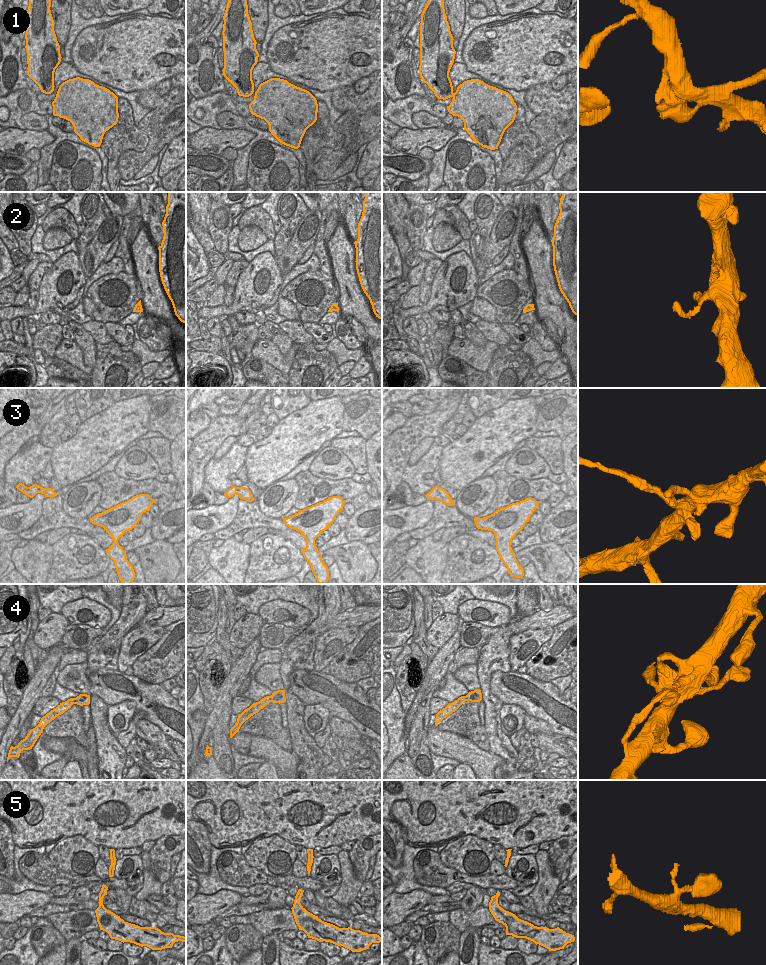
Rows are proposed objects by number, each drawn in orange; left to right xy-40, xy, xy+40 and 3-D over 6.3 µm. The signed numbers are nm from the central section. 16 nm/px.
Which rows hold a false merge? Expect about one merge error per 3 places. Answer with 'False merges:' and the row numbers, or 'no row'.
False merges: 3

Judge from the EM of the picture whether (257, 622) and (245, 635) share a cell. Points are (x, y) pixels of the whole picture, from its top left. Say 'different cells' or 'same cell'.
same cell

